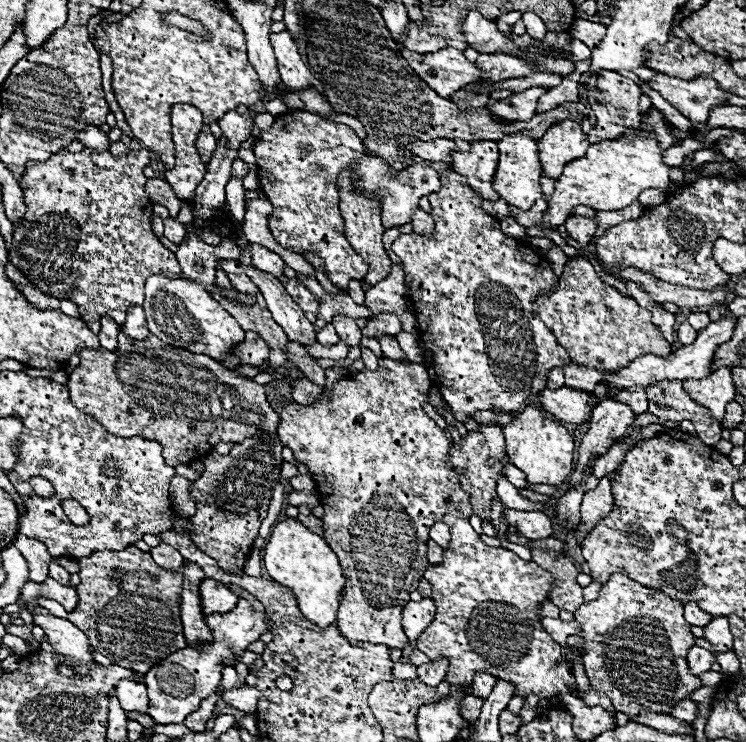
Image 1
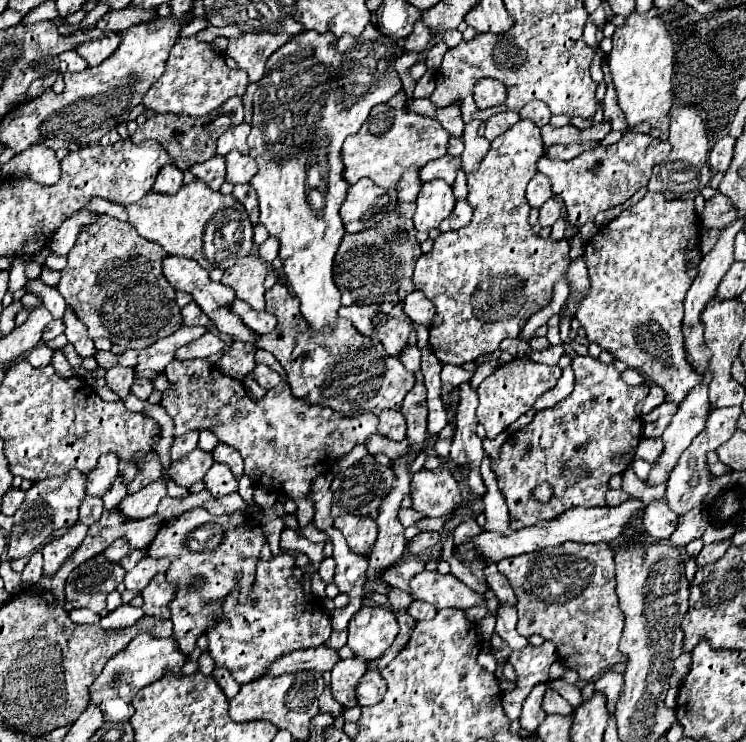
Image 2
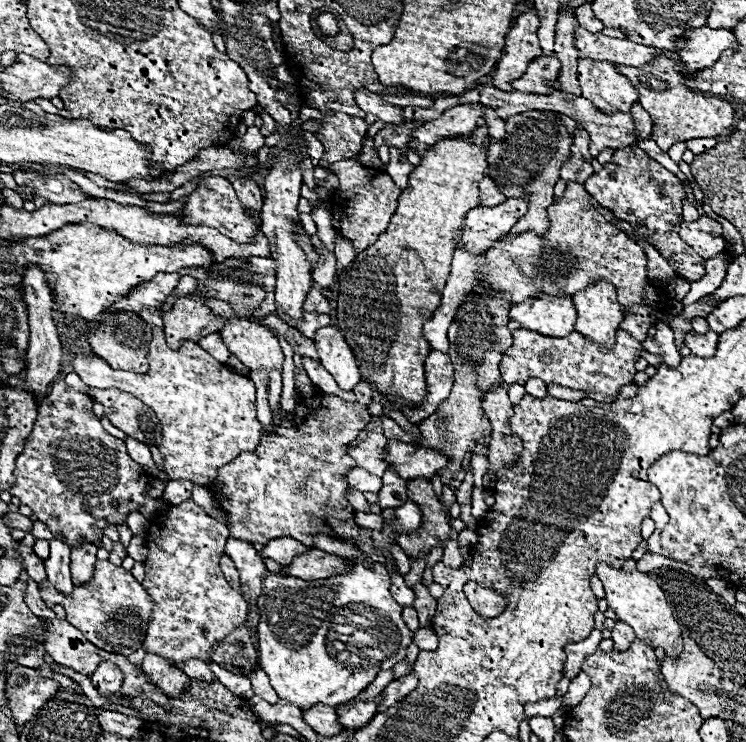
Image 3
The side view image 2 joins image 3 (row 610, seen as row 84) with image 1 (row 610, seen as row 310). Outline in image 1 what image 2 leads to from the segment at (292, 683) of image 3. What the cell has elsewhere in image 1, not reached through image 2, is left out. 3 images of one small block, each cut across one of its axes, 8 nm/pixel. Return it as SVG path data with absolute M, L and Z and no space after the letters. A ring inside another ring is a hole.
M282 520L274 526L270 540L264 548L264 566L272 580L288 586L302 610L302 614L320 628L330 626L336 620L336 612L340 606L340 594L344 594L344 572L330 550L330 546L318 534L310 532L298 520Z

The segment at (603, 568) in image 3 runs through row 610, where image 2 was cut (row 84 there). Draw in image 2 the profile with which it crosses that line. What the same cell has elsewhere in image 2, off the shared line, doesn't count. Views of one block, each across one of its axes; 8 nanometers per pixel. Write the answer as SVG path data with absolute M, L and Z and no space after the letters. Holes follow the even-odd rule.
M652 8L646 14L632 12L612 36L614 48L608 56L614 86L618 90L618 106L626 114L628 126L648 120L658 132L668 130L672 108L672 74L674 74L674 42L668 26Z

